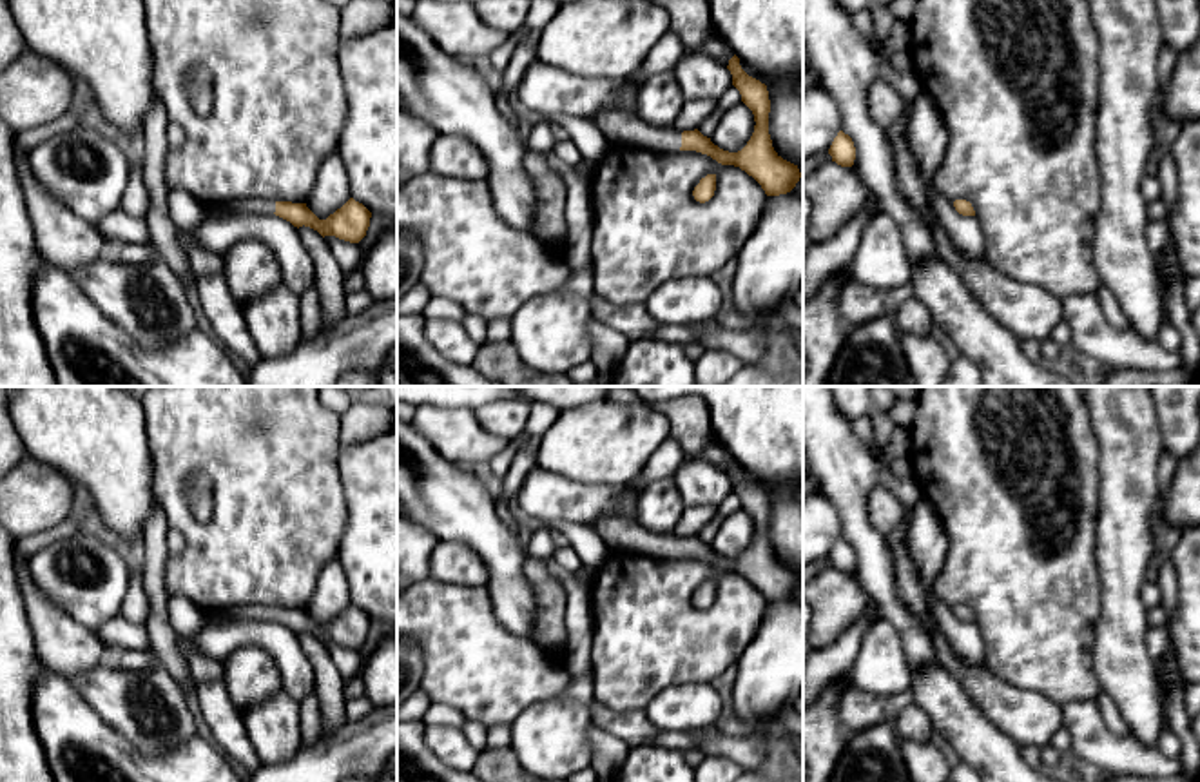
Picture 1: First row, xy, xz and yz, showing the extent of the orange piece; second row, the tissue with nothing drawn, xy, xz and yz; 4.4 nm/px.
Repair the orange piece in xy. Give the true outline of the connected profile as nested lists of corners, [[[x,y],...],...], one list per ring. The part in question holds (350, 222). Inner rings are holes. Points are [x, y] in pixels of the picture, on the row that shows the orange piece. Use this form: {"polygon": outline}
{"polygon": [[[250,198],[243,201],[232,201],[219,209],[205,209],[207,216],[223,214],[276,214],[294,227],[310,227],[323,238],[335,236],[339,239],[359,243],[370,227],[372,212],[353,198],[350,198],[341,209],[330,214],[326,220],[319,220],[306,203],[274,201],[268,198]]]}

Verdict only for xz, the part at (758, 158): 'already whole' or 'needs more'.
needs more

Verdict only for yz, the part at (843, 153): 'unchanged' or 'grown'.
unchanged

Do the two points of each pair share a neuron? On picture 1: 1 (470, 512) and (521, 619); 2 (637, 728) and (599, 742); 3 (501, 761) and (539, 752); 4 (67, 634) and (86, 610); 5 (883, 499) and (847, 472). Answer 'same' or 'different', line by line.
1: same
2: different
3: different
4: different
5: different

